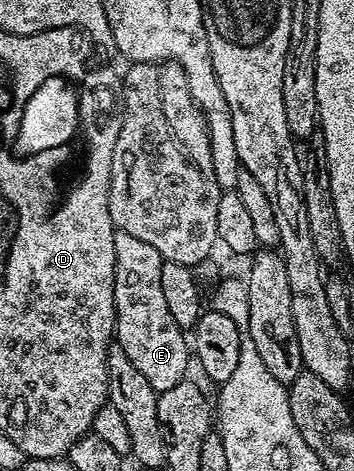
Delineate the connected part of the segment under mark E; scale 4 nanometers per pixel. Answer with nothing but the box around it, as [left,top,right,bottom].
[113,231,189,394]

